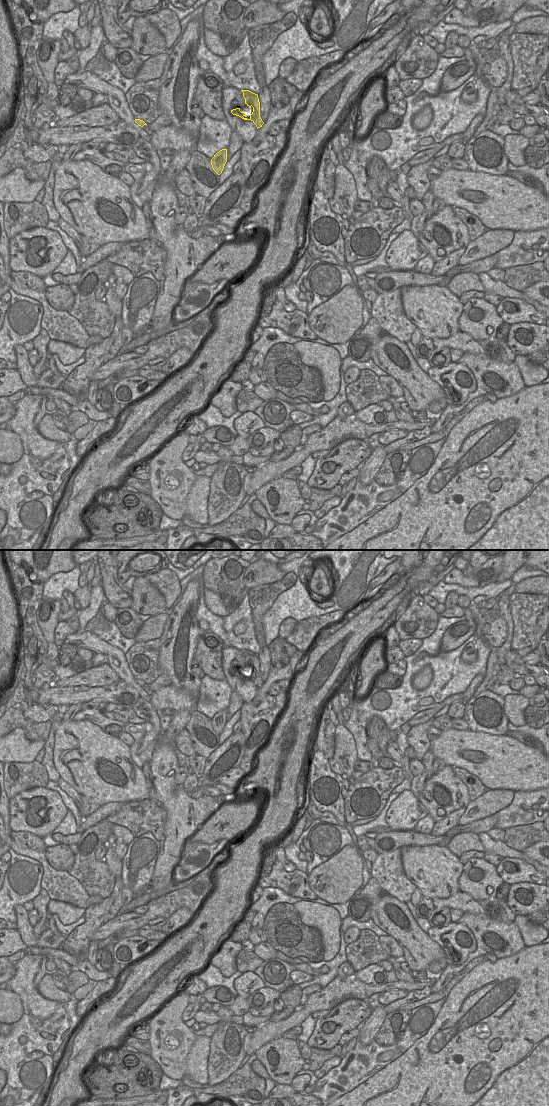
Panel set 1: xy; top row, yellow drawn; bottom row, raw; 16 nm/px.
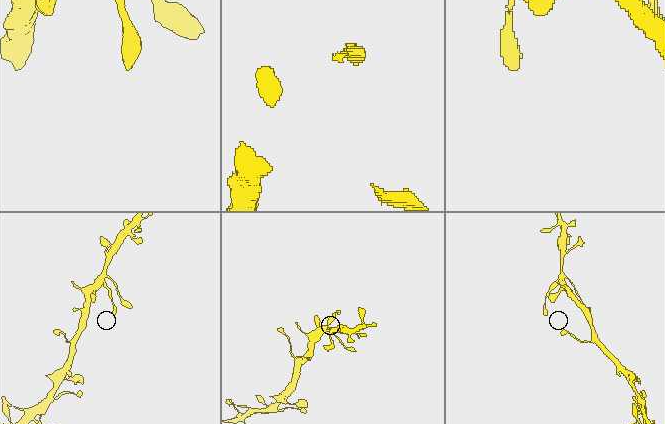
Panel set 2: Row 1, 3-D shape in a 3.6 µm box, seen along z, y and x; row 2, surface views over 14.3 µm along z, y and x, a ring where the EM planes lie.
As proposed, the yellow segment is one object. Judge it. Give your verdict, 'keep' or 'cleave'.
keep

